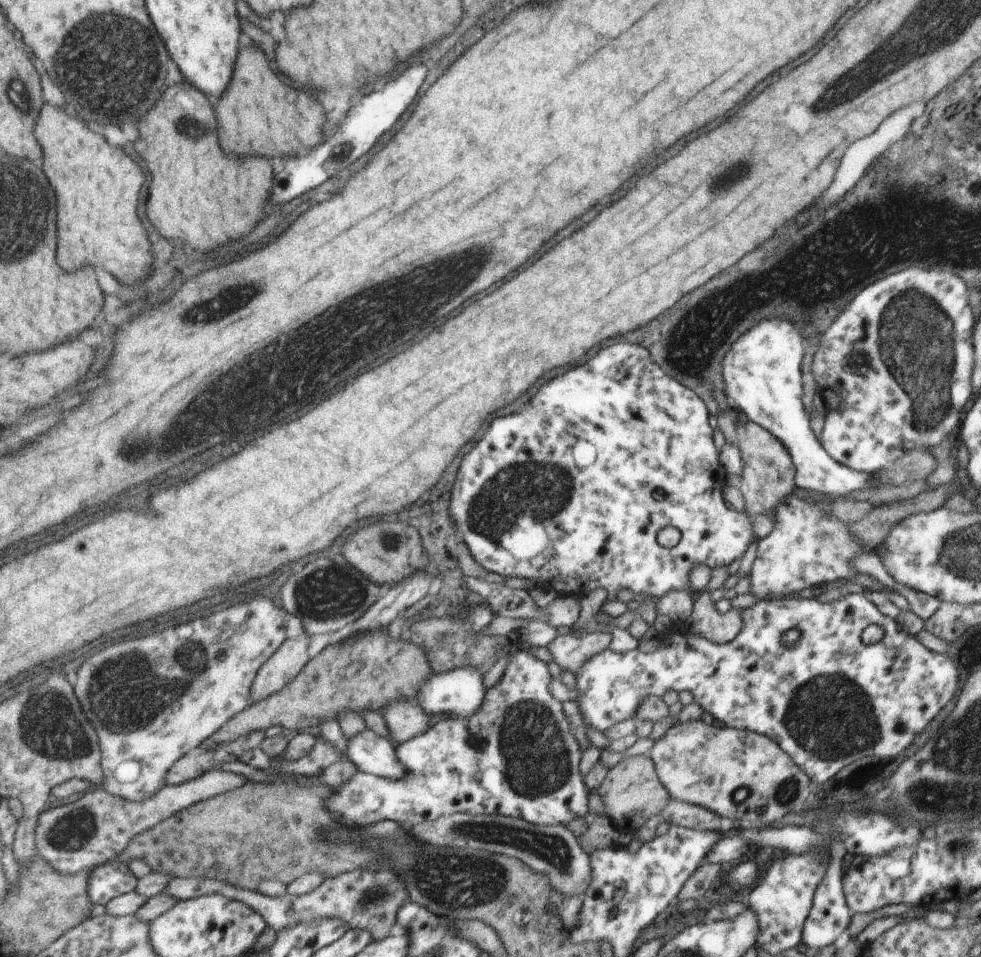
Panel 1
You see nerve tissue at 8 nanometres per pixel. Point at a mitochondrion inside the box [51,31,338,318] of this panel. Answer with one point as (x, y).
(192, 132)

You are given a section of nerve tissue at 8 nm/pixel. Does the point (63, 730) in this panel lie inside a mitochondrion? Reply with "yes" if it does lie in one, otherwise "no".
yes

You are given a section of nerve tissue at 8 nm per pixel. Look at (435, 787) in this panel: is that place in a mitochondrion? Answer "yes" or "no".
no

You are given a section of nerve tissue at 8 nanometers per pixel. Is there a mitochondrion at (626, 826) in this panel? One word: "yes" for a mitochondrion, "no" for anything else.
no

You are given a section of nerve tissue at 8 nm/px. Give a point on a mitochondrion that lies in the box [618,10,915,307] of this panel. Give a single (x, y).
(737, 172)

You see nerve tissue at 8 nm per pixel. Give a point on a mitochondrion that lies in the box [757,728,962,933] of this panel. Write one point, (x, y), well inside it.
(788, 790)

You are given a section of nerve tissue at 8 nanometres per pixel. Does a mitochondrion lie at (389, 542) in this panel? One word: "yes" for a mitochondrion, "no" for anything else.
yes

